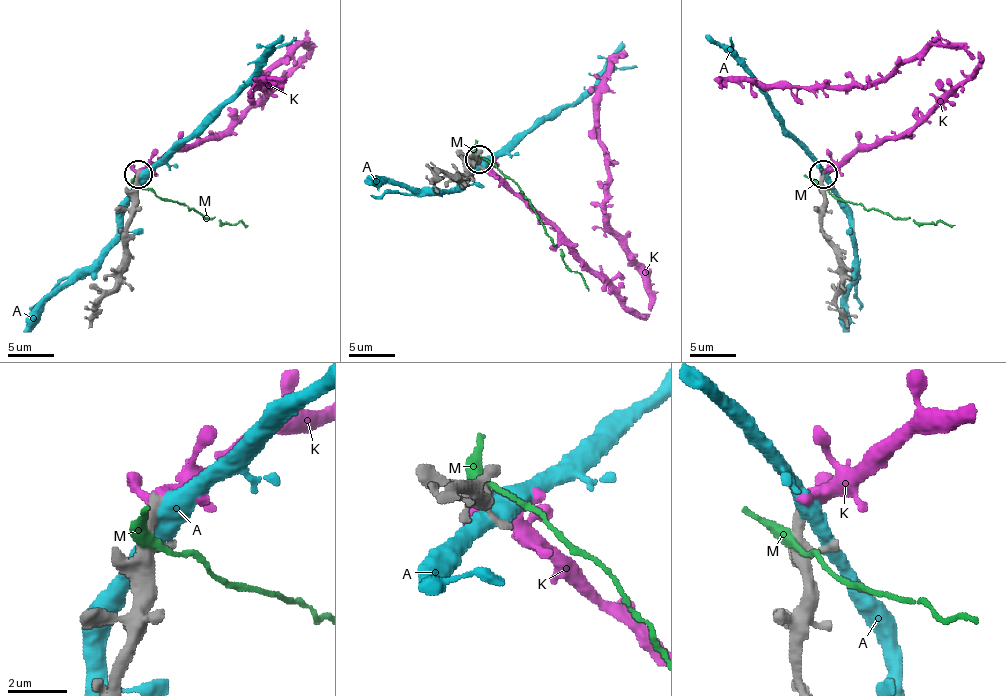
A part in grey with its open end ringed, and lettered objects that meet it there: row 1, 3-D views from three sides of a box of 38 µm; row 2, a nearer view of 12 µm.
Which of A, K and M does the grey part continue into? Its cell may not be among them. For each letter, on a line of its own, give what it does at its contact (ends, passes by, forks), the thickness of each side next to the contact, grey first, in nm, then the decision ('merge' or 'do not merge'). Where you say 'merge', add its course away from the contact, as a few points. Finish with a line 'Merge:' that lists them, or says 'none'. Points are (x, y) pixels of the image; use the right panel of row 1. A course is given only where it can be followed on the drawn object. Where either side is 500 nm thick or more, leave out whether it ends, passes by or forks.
A: calibres 440 and 500 nm; do not merge
K: it passes by; calibres 440 and 400 nm; merge; course (823, 174), (855, 151), (906, 137), (979, 58), (931, 44), (866, 86), (714, 81)
M: it passes by; calibres 380 and 360 nm; do not merge
Merge: K

